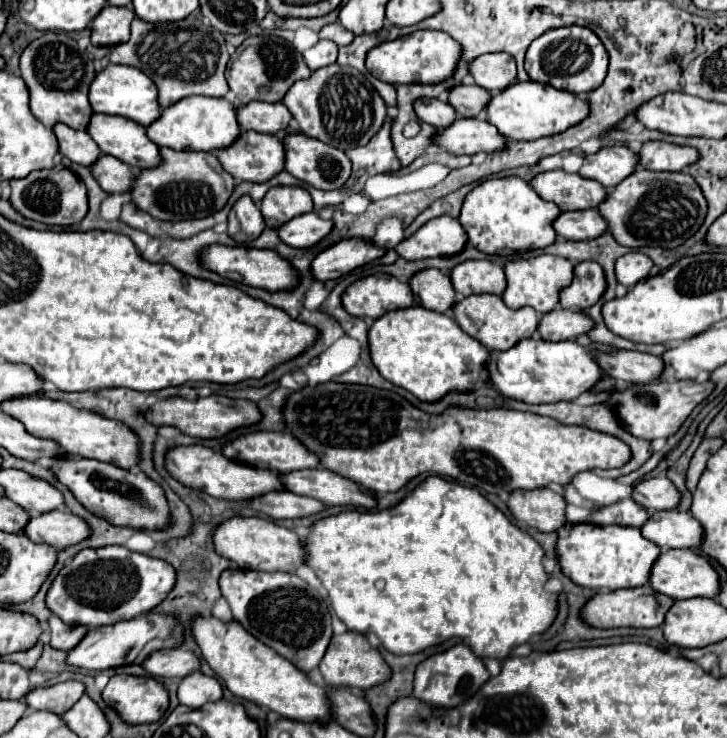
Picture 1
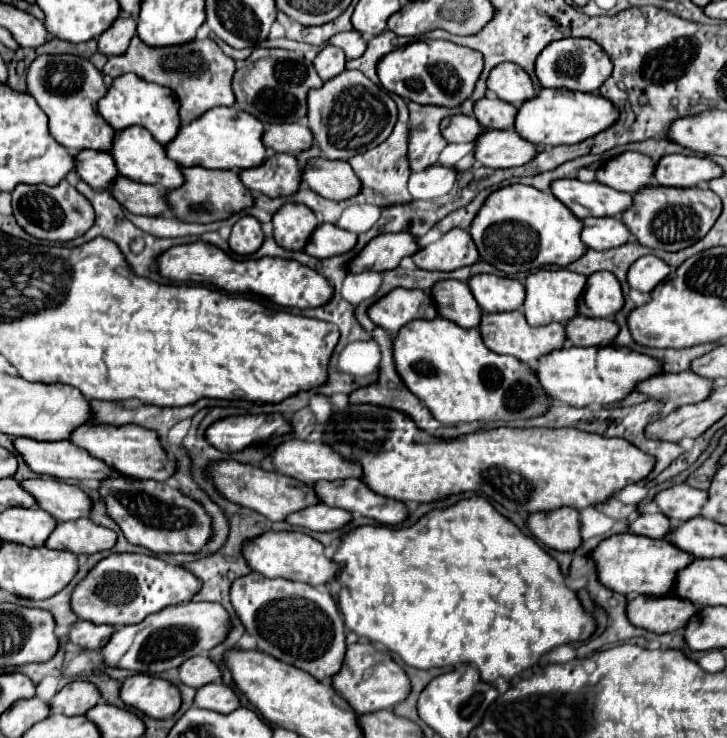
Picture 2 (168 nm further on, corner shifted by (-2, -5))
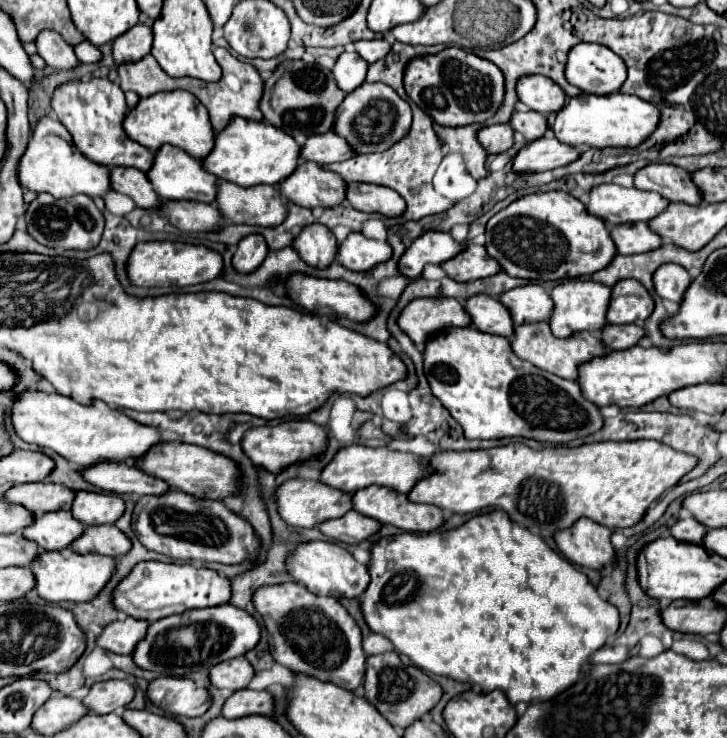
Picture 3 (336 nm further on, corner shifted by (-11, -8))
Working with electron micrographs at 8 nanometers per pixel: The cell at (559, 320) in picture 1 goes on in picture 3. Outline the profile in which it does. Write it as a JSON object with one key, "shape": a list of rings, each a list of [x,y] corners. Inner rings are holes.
{"shape":[[[606,324],[600,334],[602,334],[604,348],[608,352],[610,350],[626,350],[640,342],[640,338],[644,336],[644,328],[636,326],[636,324],[622,324],[622,326]]]}

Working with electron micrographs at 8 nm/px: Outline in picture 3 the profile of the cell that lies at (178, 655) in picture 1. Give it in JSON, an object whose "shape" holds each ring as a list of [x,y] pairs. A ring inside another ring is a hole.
{"shape":[[[244,656],[224,660],[216,666],[212,666],[208,672],[212,686],[216,686],[220,690],[228,690],[228,692],[246,688],[248,682],[252,680],[252,676],[254,676],[254,668],[250,666],[250,662]]]}

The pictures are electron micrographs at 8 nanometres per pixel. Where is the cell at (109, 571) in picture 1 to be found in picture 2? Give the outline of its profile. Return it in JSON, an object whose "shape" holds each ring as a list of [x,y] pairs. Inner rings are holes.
{"shape":[[[109,555],[107,559],[99,561],[77,585],[71,597],[71,607],[81,619],[93,621],[97,625],[107,623],[113,627],[125,627],[141,623],[147,615],[157,613],[165,607],[191,601],[201,591],[201,585],[201,579],[191,571],[179,565],[171,565],[153,555]]]}

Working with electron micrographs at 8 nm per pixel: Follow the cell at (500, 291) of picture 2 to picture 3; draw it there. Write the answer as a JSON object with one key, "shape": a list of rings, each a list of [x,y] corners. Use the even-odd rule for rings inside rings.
{"shape":[[[526,284],[516,290],[506,290],[506,294],[500,294],[498,298],[510,310],[516,326],[548,320],[552,312],[552,300],[540,284]]]}

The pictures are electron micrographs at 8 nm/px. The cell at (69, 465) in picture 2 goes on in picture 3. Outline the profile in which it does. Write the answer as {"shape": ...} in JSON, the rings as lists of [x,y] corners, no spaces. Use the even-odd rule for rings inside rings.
{"shape":[[[96,462],[96,466],[88,466],[88,470],[80,470],[80,476],[90,482],[96,488],[102,488],[106,492],[126,494],[134,492],[138,496],[148,494],[162,494],[168,490],[168,484],[144,474],[136,466],[128,466],[124,462]]]}

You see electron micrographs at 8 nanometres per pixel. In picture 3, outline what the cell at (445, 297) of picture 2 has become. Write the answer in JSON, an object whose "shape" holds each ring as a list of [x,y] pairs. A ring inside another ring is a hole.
{"shape":[[[474,294],[464,302],[466,312],[470,314],[472,326],[480,332],[512,336],[512,318],[510,312],[492,296],[488,294]]]}

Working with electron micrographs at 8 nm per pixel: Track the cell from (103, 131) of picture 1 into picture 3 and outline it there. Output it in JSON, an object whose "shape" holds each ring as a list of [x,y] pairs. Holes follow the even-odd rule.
{"shape":[[[160,146],[160,150],[154,150],[156,162],[152,162],[152,170],[148,170],[146,178],[152,182],[152,188],[160,198],[170,198],[170,200],[196,200],[196,202],[214,202],[216,198],[216,182],[218,178],[212,176],[202,168],[202,162],[192,158],[190,154],[184,154],[184,150],[176,146]]]}

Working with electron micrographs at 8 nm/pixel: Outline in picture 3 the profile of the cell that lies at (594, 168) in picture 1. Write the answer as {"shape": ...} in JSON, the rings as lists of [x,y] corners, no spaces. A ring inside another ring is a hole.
{"shape":[[[652,162],[634,174],[634,188],[658,192],[670,202],[700,204],[700,192],[690,180],[690,174],[678,166]]]}

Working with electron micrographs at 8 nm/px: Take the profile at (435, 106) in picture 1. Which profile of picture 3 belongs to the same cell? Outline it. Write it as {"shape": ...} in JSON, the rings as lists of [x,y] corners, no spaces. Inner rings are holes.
{"shape":[[[494,124],[494,126],[484,126],[478,134],[480,146],[488,154],[500,154],[512,146],[512,128],[510,124]]]}

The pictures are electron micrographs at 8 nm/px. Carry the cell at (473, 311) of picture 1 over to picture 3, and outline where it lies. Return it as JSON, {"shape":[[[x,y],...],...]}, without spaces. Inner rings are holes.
{"shape":[[[546,322],[514,326],[514,336],[512,336],[510,346],[512,346],[512,350],[518,358],[528,360],[530,364],[534,364],[542,370],[548,370],[556,376],[570,378],[570,380],[576,380],[578,364],[604,354],[604,346],[602,346],[598,334],[594,334],[594,332],[576,332],[576,334],[572,334],[572,338],[556,338],[556,336],[552,336]]]}

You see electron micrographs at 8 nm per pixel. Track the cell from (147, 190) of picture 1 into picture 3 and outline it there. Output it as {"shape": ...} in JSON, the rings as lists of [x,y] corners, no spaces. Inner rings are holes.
{"shape":[[[220,180],[216,184],[216,206],[232,224],[278,226],[286,218],[286,206],[274,186],[242,188]]]}

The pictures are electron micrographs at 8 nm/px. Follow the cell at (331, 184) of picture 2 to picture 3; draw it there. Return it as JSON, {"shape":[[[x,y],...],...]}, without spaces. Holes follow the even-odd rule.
{"shape":[[[366,182],[346,186],[346,202],[356,210],[378,212],[382,216],[400,216],[404,212],[404,200],[392,188]]]}

